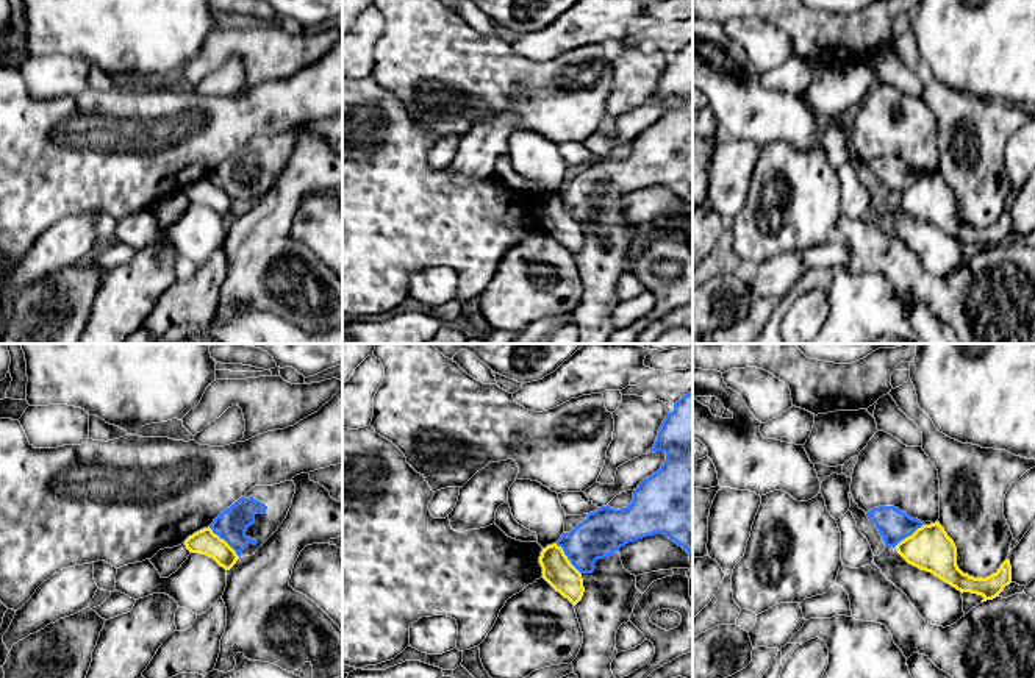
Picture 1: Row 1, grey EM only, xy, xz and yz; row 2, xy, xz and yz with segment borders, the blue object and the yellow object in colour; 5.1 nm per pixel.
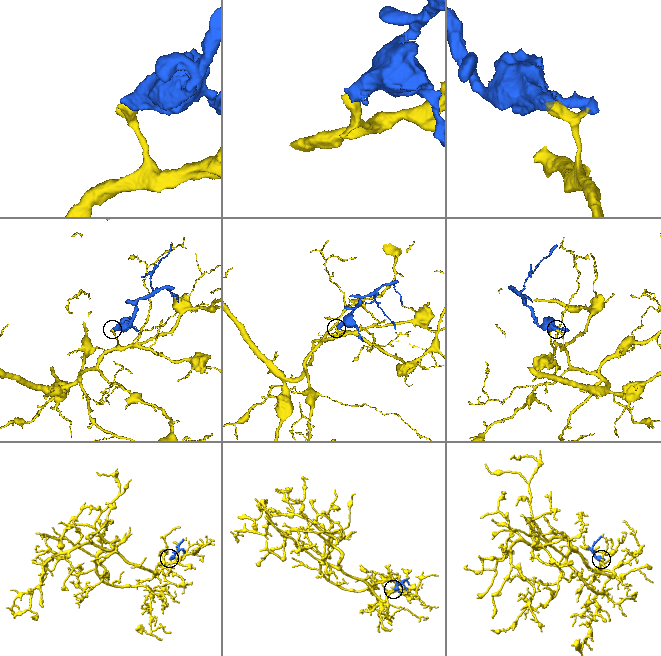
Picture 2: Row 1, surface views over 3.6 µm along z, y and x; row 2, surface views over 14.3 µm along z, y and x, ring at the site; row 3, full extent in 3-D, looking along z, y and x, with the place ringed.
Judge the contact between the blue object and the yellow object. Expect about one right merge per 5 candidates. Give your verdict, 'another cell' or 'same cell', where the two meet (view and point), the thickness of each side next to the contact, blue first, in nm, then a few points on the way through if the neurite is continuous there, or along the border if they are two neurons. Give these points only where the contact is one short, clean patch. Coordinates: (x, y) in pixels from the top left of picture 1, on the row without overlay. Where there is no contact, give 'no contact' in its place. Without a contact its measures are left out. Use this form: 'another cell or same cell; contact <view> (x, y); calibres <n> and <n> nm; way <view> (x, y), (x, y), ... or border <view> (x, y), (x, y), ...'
another cell; contact xy (224, 189); calibres 160 and 130 nm; border xy (208, 177), (239, 206)

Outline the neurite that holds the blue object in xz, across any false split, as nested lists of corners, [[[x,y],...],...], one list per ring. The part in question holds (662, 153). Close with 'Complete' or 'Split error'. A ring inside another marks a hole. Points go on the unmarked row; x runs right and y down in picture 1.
[[[693,41],[675,52],[674,61],[666,64],[650,102],[664,102],[666,111],[638,134],[627,158],[602,156],[557,191],[582,223],[585,237],[582,250],[574,256],[583,283],[582,298],[572,311],[574,323],[580,330],[577,344],[610,341],[616,330],[611,322],[611,312],[618,305],[616,283],[622,273],[630,272],[630,264],[643,247],[636,239],[636,227],[622,216],[619,198],[647,186],[663,184],[693,205]]]. Split error

